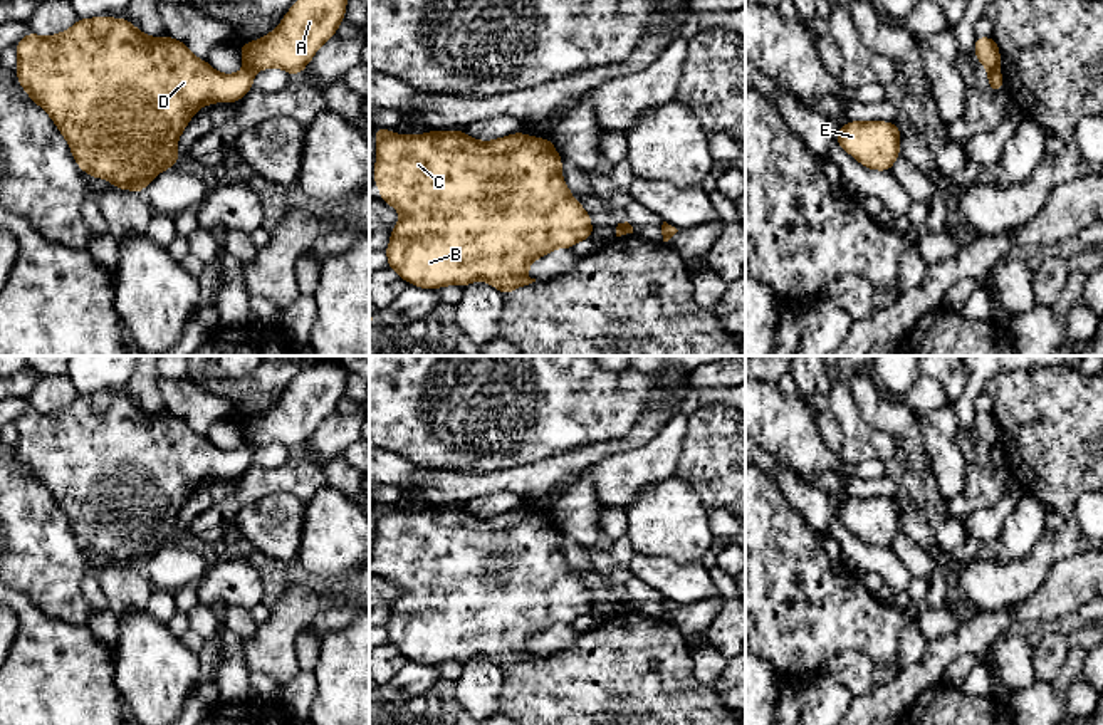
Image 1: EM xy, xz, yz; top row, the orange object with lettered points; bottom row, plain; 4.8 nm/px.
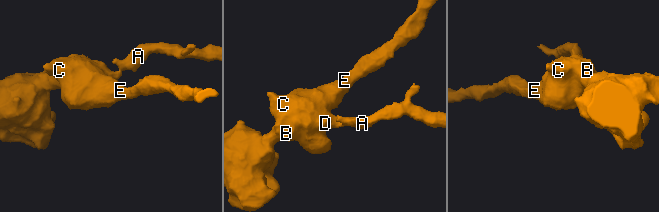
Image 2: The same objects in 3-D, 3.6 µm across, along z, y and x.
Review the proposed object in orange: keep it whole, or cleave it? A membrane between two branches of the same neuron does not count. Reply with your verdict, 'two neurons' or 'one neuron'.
two neurons

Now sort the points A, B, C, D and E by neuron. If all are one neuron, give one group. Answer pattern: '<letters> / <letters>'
A / B C D E

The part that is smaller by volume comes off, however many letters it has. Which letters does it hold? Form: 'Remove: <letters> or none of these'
Remove: A

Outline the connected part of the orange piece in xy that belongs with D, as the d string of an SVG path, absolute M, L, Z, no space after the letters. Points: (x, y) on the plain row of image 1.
M106 391L77 394L65 408L40 413L29 408L15 420L20 463L54 497L69 519L74 537L91 554L106 554L111 562L143 569L163 545L180 534L176 517L198 485L215 478L238 478L254 463L254 448L220 450L175 413L148 413L128 394Z

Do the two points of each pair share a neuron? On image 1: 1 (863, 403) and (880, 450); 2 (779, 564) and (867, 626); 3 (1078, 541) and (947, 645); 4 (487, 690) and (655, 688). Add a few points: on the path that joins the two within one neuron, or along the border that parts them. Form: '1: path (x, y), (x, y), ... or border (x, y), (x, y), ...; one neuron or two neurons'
1: border (850, 393), (858, 415), (892, 438), (897, 457); two neurons
2: path (801, 571), (845, 615); one neuron
3: border (1026, 598), (994, 610), (977, 611); two neurons
4: border (504, 672), (497, 707); two neurons

